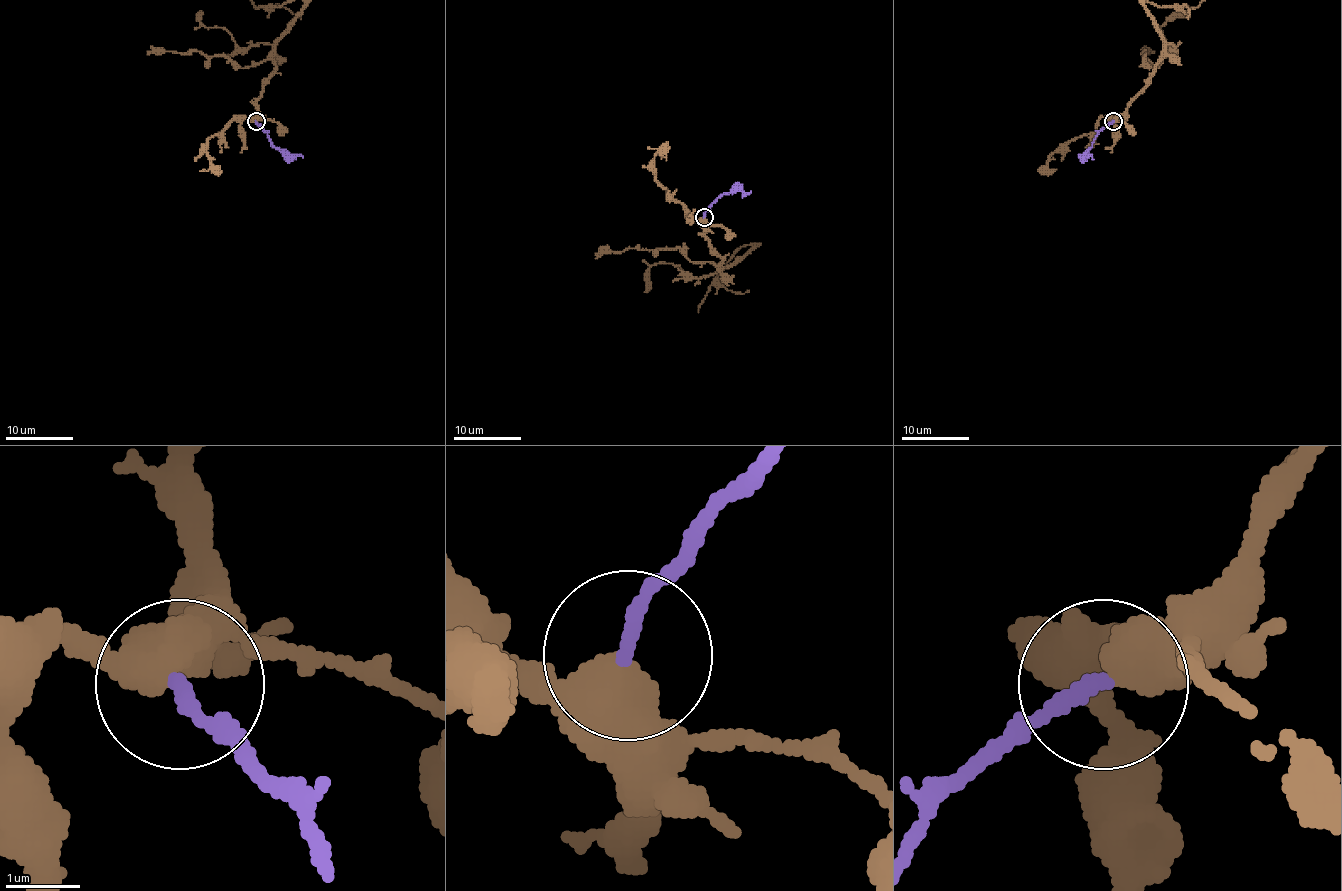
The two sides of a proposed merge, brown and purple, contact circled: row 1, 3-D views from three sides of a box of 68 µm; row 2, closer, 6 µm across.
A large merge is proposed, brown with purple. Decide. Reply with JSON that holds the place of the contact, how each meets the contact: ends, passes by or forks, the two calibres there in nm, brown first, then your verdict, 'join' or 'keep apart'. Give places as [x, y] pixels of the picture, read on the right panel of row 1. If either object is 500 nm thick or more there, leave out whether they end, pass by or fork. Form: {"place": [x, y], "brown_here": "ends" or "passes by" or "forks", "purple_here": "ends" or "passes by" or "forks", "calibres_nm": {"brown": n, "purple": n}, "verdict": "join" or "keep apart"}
{"place": [1113, 121], "calibres_nm": {"brown": 500, "purple": 200}, "verdict": "join"}

